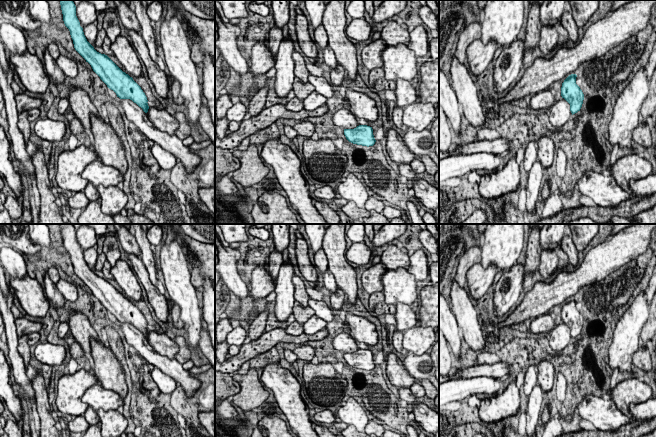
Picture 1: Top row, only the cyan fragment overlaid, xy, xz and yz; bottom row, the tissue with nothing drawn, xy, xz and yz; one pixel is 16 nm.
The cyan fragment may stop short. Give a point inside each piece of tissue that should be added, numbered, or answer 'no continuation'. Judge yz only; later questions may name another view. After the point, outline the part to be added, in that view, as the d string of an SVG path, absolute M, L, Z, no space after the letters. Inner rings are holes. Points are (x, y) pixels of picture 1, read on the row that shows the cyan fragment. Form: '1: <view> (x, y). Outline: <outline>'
1: yz (560, 113). Outline: M564 98L556 101L550 109L549 121L554 127L565 125L571 117L570 104Z

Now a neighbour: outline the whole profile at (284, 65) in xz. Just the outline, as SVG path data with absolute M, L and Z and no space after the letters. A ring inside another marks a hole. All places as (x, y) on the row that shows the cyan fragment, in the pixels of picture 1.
M290 35L281 41L276 55L275 69L275 92L279 98L286 98L293 89L294 60L292 54L295 52Z

